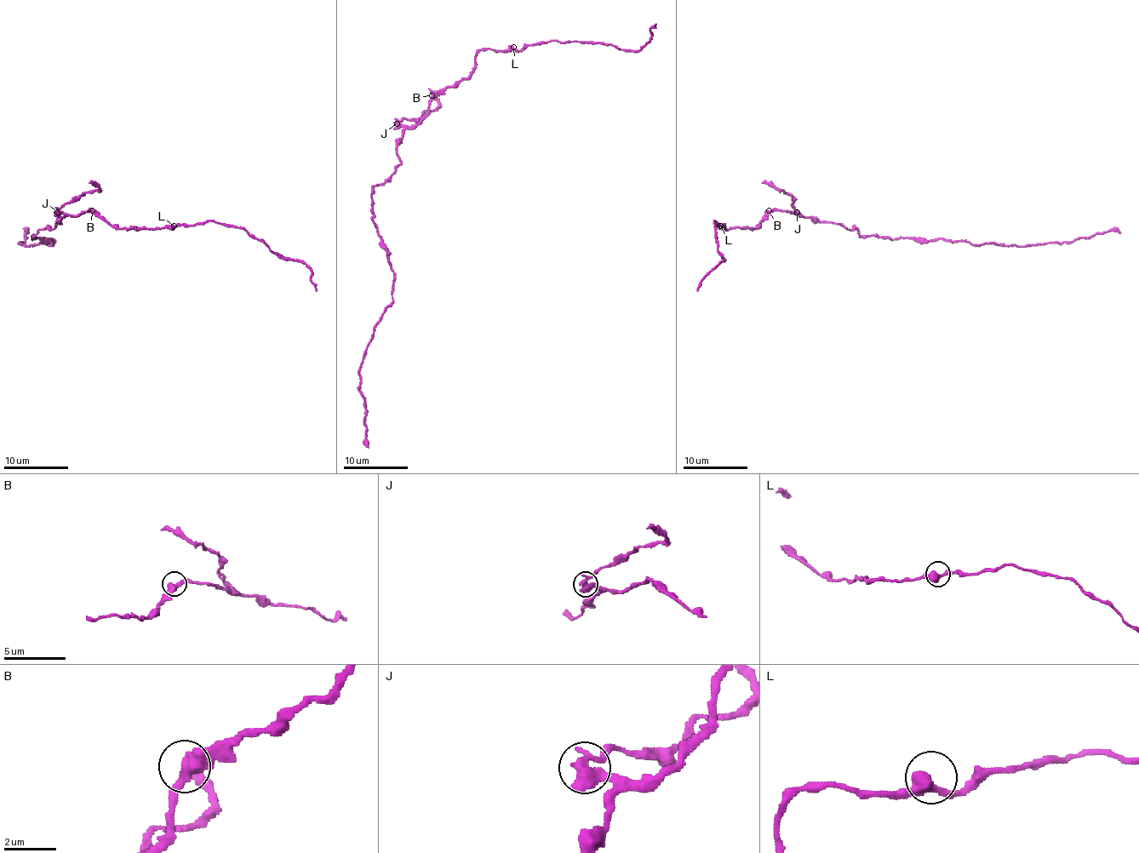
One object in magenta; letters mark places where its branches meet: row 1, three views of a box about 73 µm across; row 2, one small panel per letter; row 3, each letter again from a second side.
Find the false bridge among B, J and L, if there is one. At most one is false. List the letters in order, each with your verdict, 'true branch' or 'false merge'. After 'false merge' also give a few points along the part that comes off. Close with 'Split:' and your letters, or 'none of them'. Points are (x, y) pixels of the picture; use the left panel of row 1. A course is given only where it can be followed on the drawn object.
B: true branch
J: false merge; course (57, 212), (65, 204), (99, 188), (89, 181)
L: true branch
Split: J

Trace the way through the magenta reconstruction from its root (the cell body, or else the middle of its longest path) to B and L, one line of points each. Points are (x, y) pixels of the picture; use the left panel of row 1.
B: (60, 219), (92, 210)
L: (60, 219), (92, 210), (120, 228), (163, 228), (174, 226)

